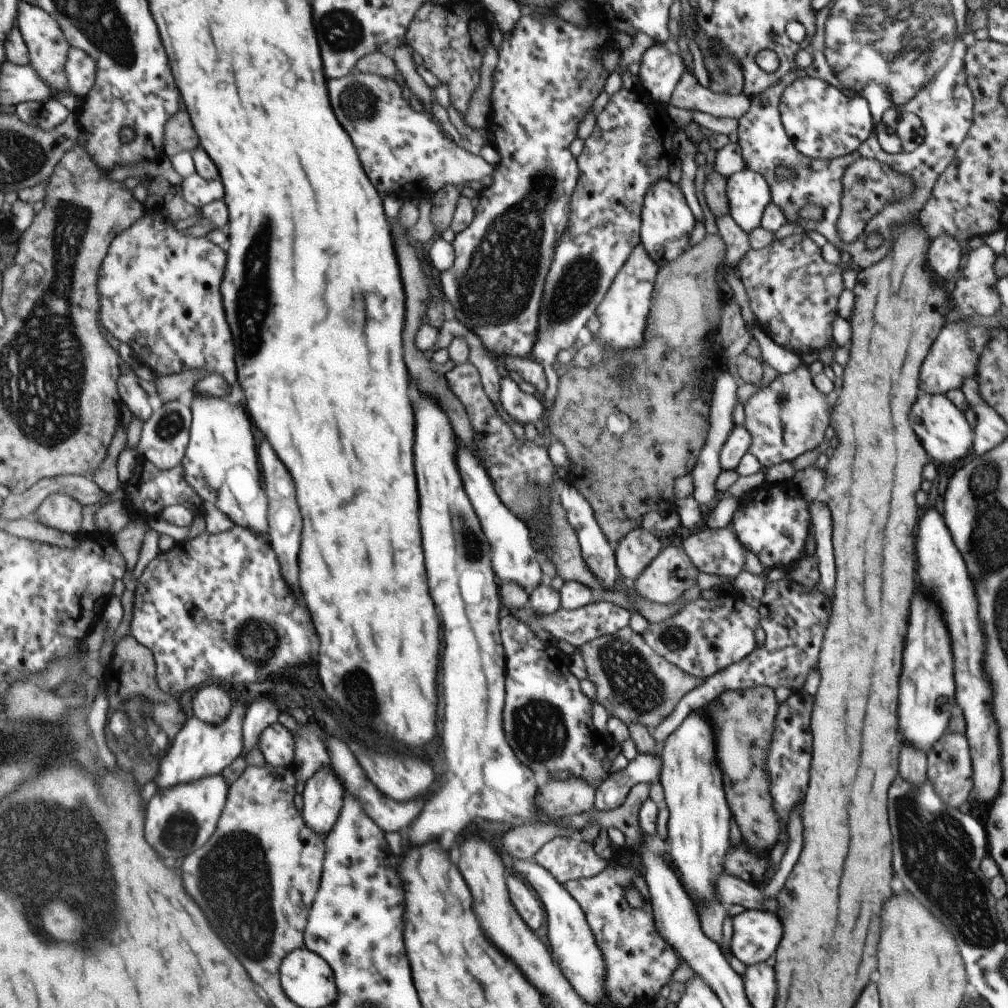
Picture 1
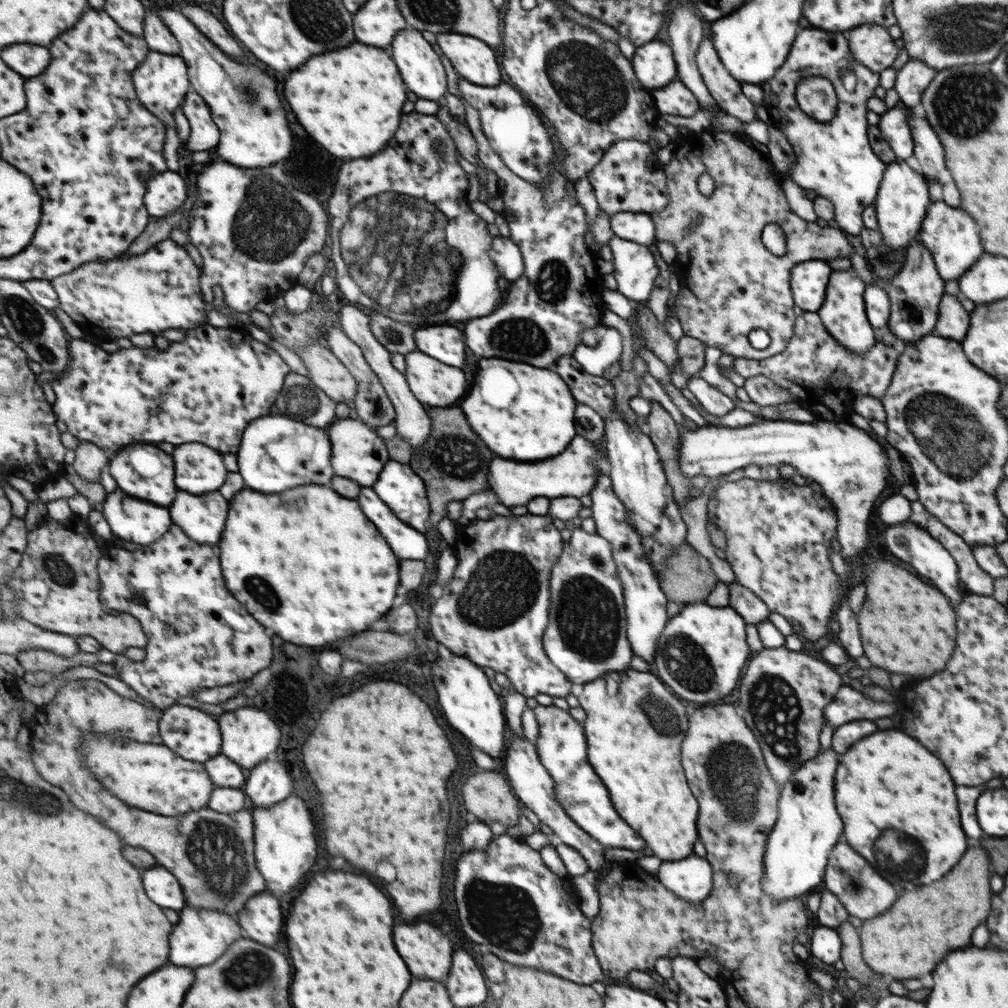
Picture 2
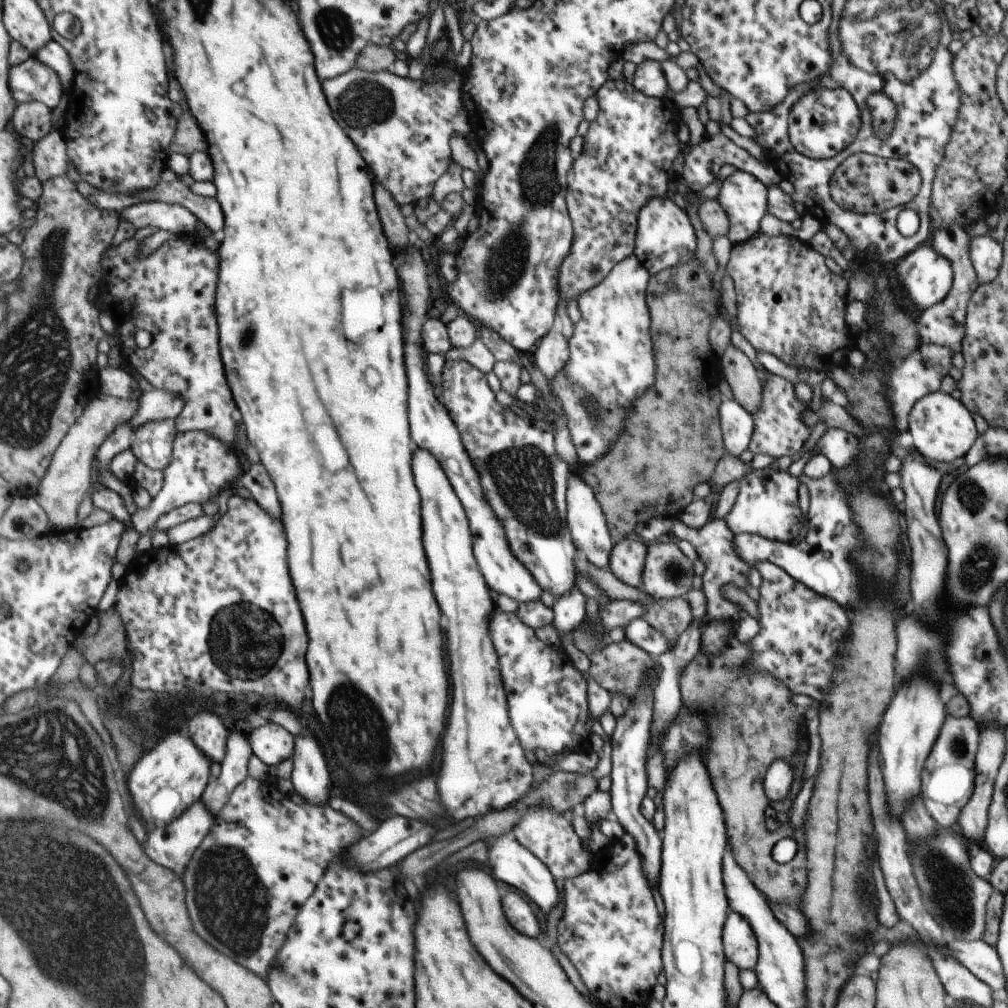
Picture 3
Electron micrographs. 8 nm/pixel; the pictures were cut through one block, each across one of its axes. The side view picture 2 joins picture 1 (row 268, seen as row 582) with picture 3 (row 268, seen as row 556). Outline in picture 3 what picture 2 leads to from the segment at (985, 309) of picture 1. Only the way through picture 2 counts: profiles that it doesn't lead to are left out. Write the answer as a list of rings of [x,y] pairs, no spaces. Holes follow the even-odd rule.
[[[951,226],[951,228],[941,228],[937,232],[931,232],[931,242],[929,246],[935,248],[935,252],[939,252],[941,256],[945,256],[951,264],[953,264],[953,288],[947,294],[947,298],[931,308],[927,308],[917,322],[921,322],[921,338],[925,338],[925,342],[933,342],[939,346],[949,346],[949,348],[957,348],[963,338],[965,338],[965,316],[967,316],[967,302],[973,298],[975,290],[979,288],[979,280],[977,280],[977,272],[973,270],[973,264],[969,260],[969,246],[971,246],[971,238],[965,234],[965,230],[961,226]]]

